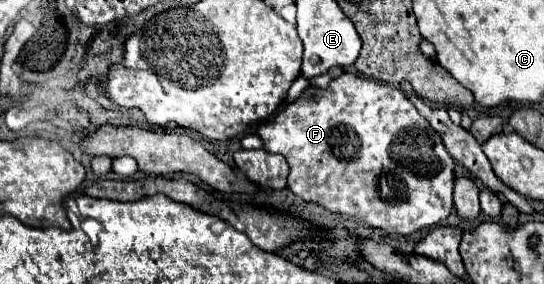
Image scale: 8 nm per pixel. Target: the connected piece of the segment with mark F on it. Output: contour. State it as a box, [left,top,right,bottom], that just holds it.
[256,73,454,235]

